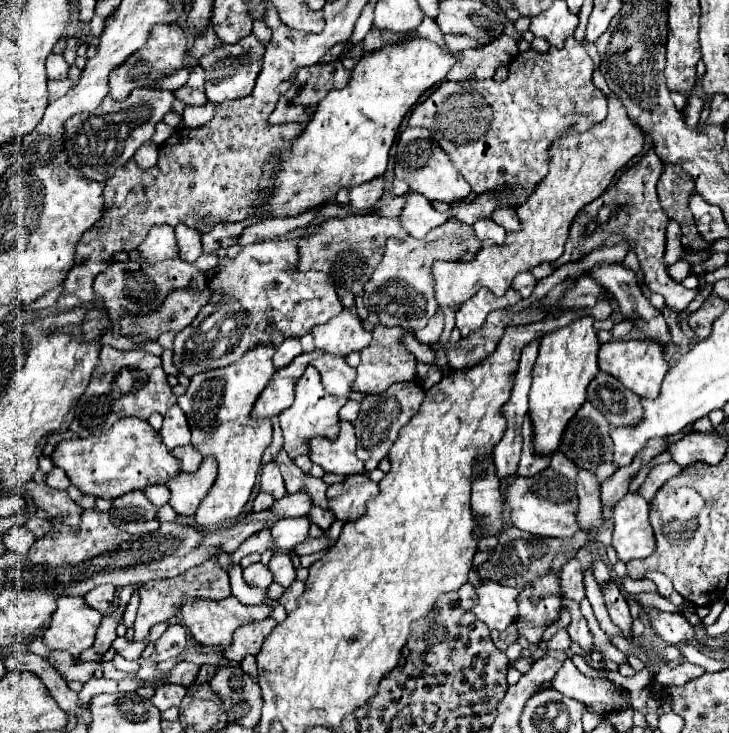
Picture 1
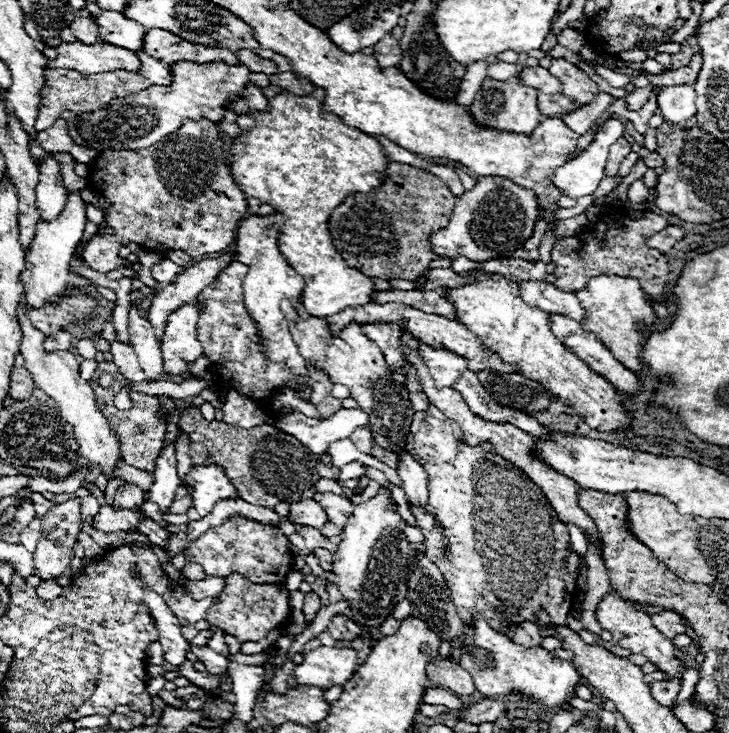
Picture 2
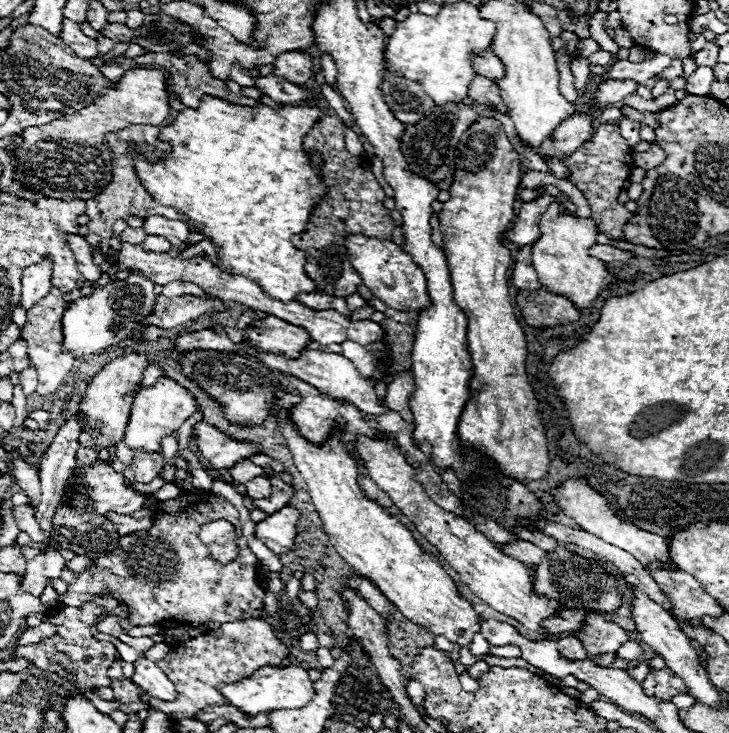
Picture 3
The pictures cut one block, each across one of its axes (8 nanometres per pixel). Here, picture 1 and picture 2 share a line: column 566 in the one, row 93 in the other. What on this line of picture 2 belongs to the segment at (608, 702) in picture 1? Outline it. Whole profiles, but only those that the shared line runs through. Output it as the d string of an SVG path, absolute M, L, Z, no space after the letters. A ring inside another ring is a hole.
M694 84L666 86L658 94L658 106L662 110L664 120L682 122L696 114L696 90Z

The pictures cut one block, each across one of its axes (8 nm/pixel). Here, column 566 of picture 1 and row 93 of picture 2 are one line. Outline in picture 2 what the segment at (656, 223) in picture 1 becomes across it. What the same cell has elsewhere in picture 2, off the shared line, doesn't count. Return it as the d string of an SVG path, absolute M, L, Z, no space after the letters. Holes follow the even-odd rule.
M248 84L248 88L244 88L240 100L234 104L234 110L240 112L250 112L250 110L266 110L268 108L268 100L264 98L262 90L254 84Z

